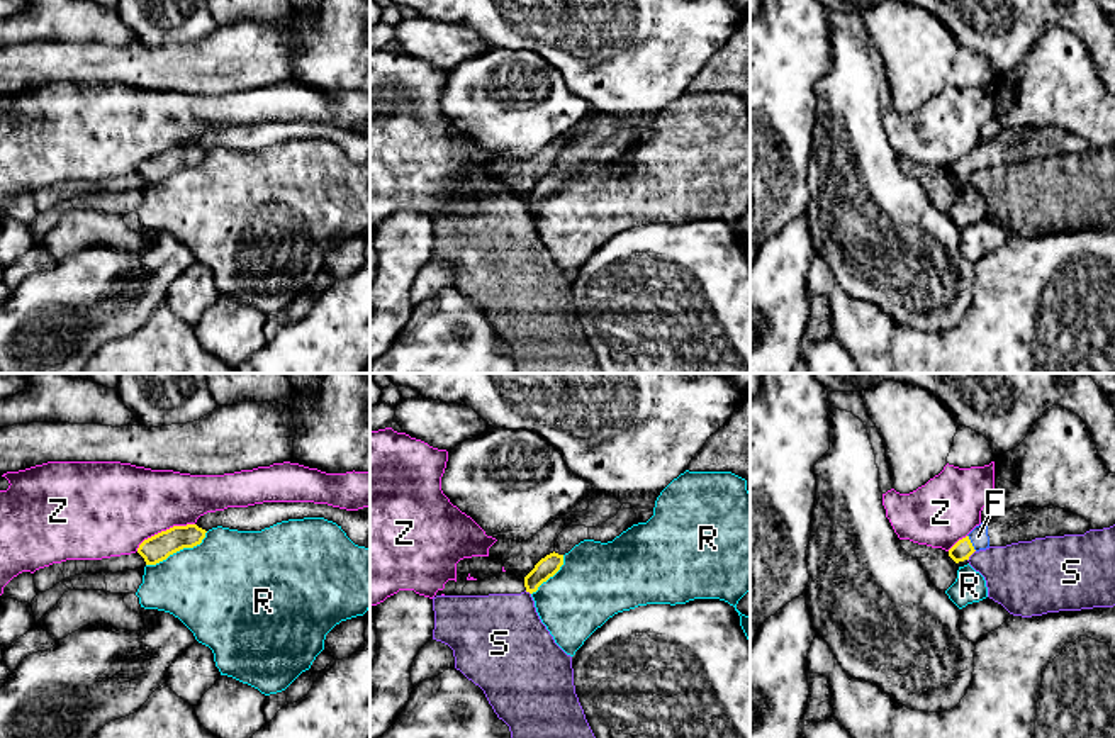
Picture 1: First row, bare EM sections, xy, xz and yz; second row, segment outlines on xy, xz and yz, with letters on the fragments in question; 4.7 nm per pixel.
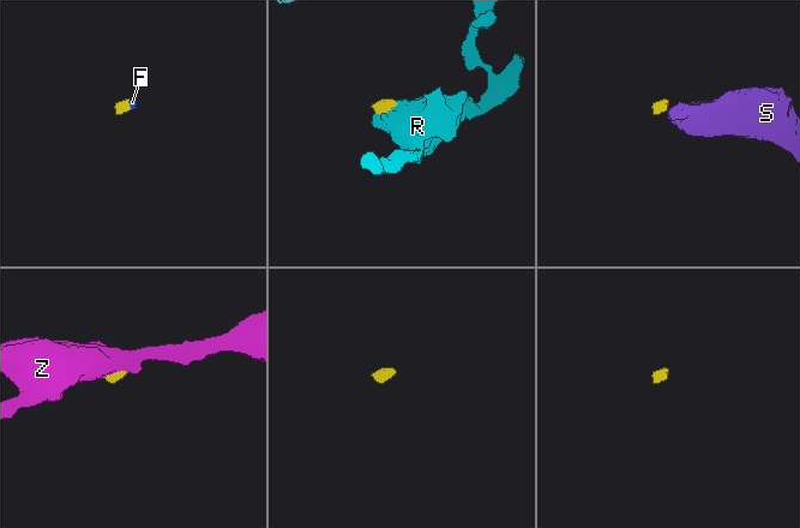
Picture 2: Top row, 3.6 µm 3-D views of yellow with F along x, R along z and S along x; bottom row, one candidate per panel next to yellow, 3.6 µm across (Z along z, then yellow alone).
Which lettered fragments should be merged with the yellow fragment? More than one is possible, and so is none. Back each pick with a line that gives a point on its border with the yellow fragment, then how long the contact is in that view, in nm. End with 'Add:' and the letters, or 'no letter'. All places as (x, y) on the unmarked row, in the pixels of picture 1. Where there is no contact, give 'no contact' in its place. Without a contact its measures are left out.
F: meets yellow in yz at (971, 163); contact 90 nm long
Add: F

